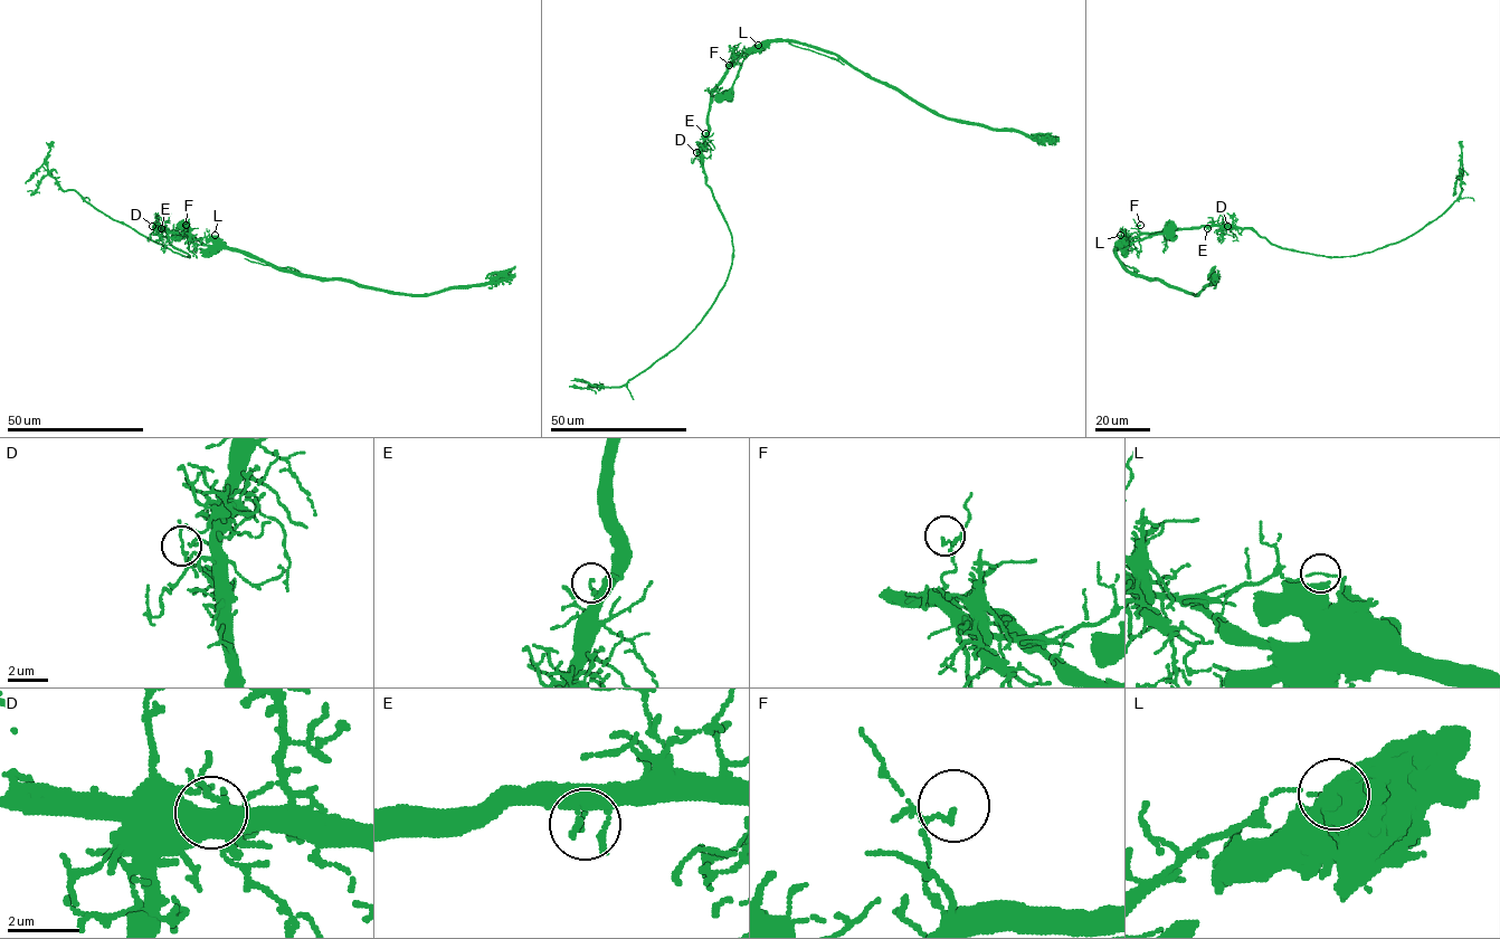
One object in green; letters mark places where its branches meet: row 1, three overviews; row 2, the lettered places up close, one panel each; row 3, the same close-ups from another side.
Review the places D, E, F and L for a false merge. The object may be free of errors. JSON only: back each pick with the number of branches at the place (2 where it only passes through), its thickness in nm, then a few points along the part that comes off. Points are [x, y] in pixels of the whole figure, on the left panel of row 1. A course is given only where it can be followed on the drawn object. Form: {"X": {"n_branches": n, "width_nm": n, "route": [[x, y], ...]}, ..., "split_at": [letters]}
{"L": {"n_branches": 2, "width_nm": 90, "route": [[215, 236], [192, 239], [159, 226], [189, 256], [183, 256], [64, 191], [45, 164], [25, 183]]}, "split_at": ["L"]}

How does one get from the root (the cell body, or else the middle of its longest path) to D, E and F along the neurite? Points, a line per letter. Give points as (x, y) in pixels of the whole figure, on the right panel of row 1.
D: (1119, 244), (1123, 237), (1133, 239), (1140, 234), (1227, 226)
E: (1119, 244), (1123, 237), (1133, 239), (1140, 234), (1207, 228)
F: (1119, 244), (1123, 237), (1133, 239), (1139, 234), (1140, 225)

